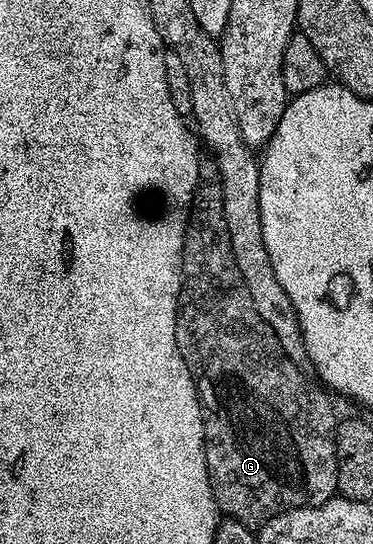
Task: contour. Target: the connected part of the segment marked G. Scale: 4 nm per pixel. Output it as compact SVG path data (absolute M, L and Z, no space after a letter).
M217 181L202 182L193 192L193 206L189 212L189 222L185 224L185 244L181 250L181 297L177 301L175 337L179 345L179 353L189 370L192 371L193 380L197 382L197 396L201 399L201 409L205 413L205 460L209 470L209 483L213 486L213 499L228 518L238 519L241 523L257 525L296 507L318 507L338 494L337 425L339 415L333 412L333 403L328 399L330 396L312 378L309 380L297 368L300 366L290 359L283 345L279 345L279 337L275 337L271 325L267 325L267 321L259 317L259 309L255 309L255 301L251 301L251 293L247 293L247 281L243 281L243 273L239 273L239 265L235 265L235 253L231 253L231 237L227 233L227 221L223 213L223 189Z

